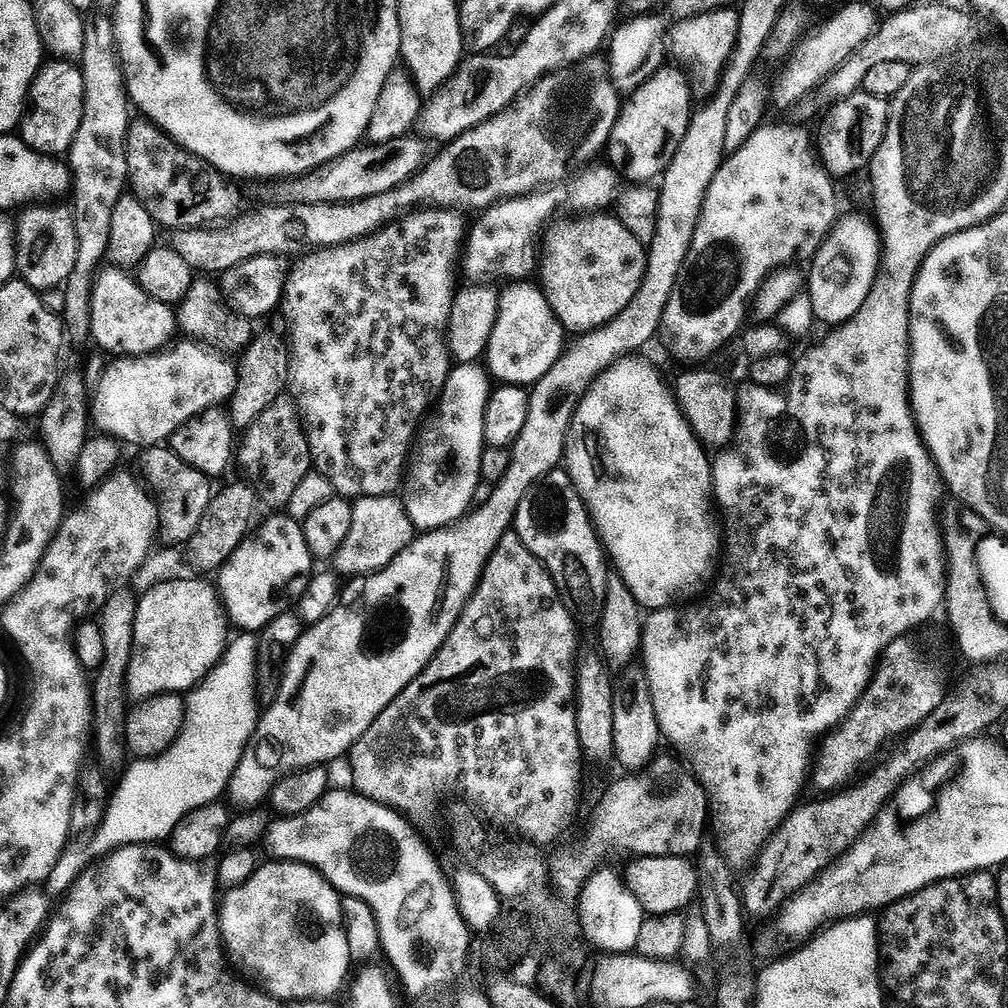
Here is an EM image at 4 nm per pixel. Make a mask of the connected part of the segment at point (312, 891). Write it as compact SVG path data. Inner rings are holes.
M264 863L255 869L245 884L227 890L225 900L223 897L219 905L220 938L227 955L245 977L251 978L263 991L281 1002L295 996L300 1002L309 998L329 998L343 986L348 967L354 964L344 929L342 896L330 881L308 864Z

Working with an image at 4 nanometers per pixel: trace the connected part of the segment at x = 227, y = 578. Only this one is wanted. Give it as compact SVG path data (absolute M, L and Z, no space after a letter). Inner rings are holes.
M272 514L268 521L260 529L253 531L245 538L233 554L219 569L220 584L218 591L224 605L224 611L237 629L253 634L260 634L272 620L278 618L282 613L289 611L288 604L301 597L308 581L314 572L314 557L312 551L306 546L304 529L301 521L291 520L288 514Z

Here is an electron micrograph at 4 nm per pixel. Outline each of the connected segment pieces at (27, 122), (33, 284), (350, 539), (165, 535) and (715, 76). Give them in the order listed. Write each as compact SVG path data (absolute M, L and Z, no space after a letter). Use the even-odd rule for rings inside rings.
M48 62L32 80L30 103L18 127L19 139L35 152L64 154L72 147L84 109L84 75L70 62Z
M28 206L19 213L16 220L16 271L19 279L27 283L33 291L39 294L46 293L52 288L61 287L67 281L69 274L74 270L74 266L76 265L76 221L71 211L63 212L62 209L56 207L60 206Z
M395 495L367 496L352 504L350 532L334 557L335 571L341 577L367 578L380 572L414 539L414 529L404 509L403 499Z
M156 446L145 452L148 453L144 456L144 476L152 480L152 492L156 495L155 503L159 509L160 536L165 545L179 545L188 540L196 530L196 524L206 505L205 501L209 499L210 491L208 492L207 486L204 485L206 477L189 464L183 464L172 452L171 447Z
M719 10L709 11L707 14L692 15L688 19L677 19L666 36L666 40L669 40L669 50L681 60L679 63L686 69L691 91L697 97L714 91L718 86L721 87L725 69L736 48L740 26L739 15L723 15L726 14ZM686 67L688 67L688 70Z

